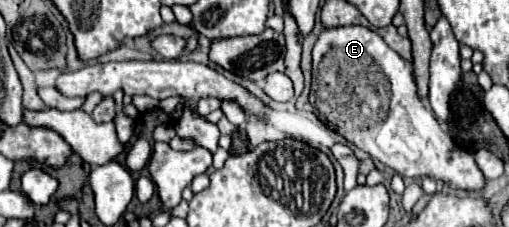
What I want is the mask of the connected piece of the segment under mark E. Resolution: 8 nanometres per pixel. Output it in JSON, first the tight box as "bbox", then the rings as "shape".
{"bbox":[310,25,486,191],"shape":[[[364,25],[326,27],[320,33],[314,45],[310,103],[316,109],[316,117],[326,127],[334,129],[350,145],[366,151],[372,159],[392,167],[402,177],[432,177],[436,181],[444,181],[452,189],[466,191],[482,191],[486,185],[486,177],[478,169],[474,155],[450,139],[450,133],[434,119],[430,105],[416,95],[410,61],[402,59],[376,31]]]}

